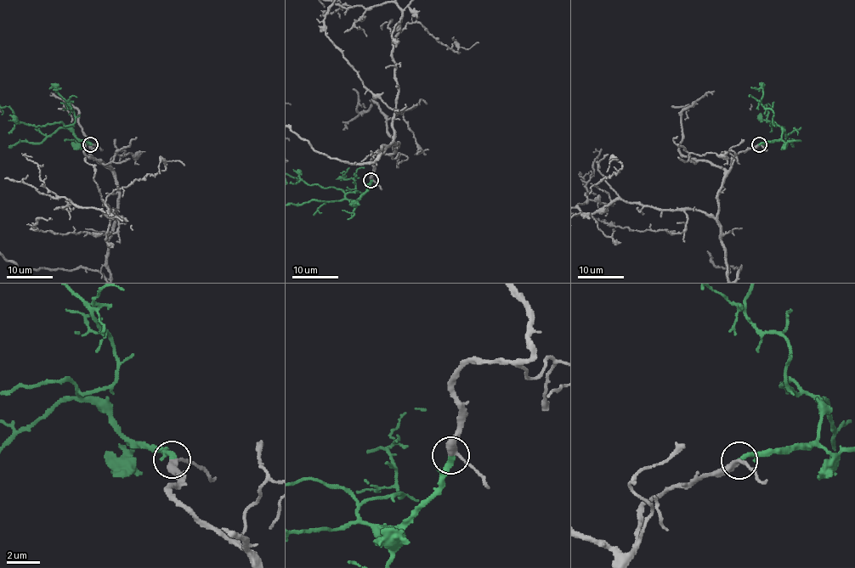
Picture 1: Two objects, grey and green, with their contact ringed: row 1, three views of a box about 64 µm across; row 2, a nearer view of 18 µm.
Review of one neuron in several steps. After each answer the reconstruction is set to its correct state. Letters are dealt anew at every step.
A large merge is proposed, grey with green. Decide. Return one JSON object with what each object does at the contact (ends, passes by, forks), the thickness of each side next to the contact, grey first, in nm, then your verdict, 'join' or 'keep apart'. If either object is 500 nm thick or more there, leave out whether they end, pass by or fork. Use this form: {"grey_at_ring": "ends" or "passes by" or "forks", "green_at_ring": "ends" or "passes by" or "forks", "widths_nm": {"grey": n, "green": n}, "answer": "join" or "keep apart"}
{"grey_at_ring": "passes by", "green_at_ring": "ends", "widths_nm": {"grey": 320, "green": 360}, "answer": "join"}

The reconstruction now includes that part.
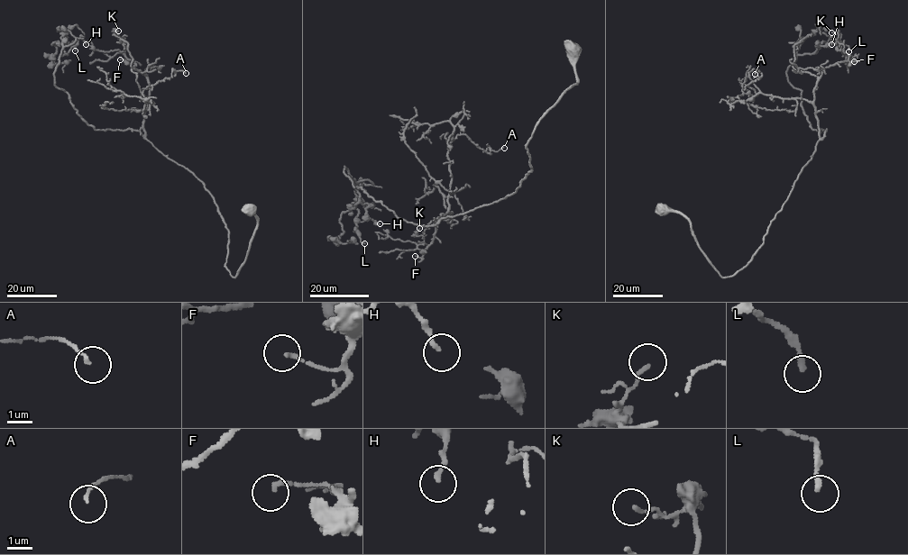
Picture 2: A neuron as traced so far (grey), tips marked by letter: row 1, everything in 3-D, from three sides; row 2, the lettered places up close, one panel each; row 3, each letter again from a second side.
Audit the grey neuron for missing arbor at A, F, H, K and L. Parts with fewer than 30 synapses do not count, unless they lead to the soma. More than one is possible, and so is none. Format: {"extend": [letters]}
{"extend": []}

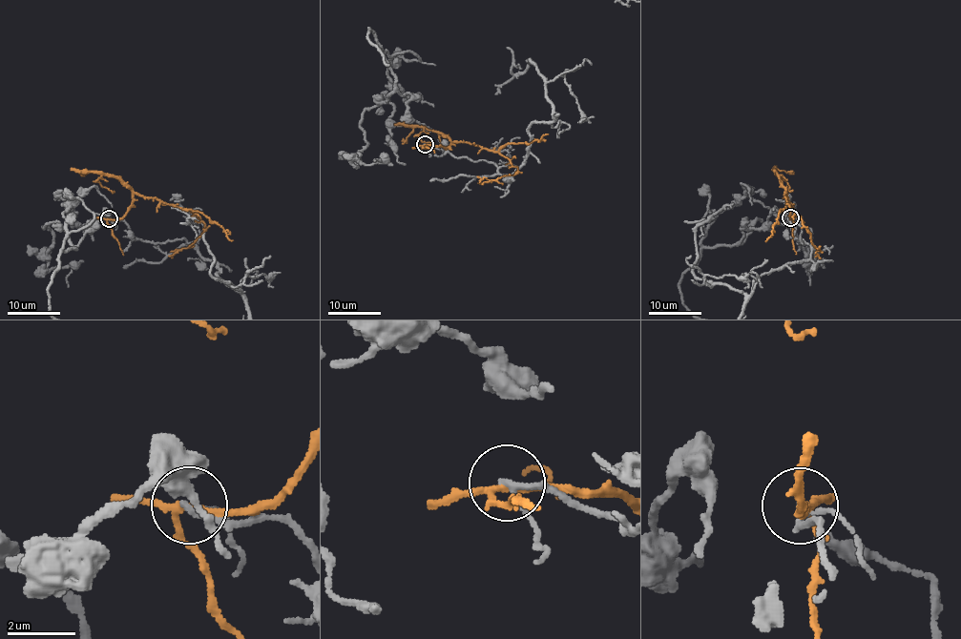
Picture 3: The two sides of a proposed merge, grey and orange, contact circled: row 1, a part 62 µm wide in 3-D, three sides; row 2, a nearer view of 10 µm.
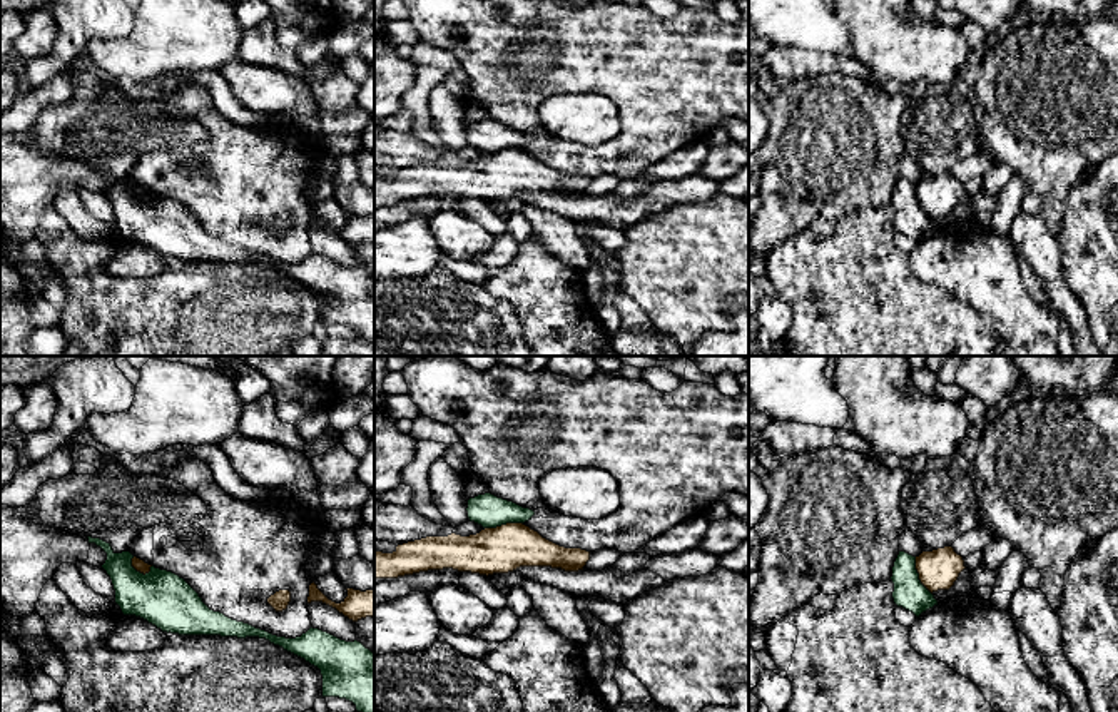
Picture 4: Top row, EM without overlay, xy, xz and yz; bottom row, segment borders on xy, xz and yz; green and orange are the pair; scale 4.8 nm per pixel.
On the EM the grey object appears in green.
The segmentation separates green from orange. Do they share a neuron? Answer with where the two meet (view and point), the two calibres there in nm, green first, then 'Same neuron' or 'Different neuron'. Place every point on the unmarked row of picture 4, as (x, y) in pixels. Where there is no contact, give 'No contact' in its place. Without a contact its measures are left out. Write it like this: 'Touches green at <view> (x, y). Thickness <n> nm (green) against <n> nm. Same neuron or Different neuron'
Touches green at xz (503, 149). Thickness 160 nm (green) against 220 nm. Different neuron

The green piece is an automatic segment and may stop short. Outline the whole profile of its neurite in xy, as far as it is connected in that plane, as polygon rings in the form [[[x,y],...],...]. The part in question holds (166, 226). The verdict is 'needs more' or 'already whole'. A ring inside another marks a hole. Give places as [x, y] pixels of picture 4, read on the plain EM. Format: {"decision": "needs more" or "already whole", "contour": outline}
{"decision": "already whole", "contour": [[[87,162],[89,169],[95,169],[107,179],[102,194],[112,206],[115,216],[115,229],[124,241],[135,241],[155,251],[162,257],[179,261],[221,261],[221,262],[259,262],[274,271],[304,284],[318,292],[323,301],[323,323],[339,323],[353,328],[358,338],[374,344],[374,279],[361,267],[346,267],[319,254],[309,254],[296,264],[272,261],[249,249],[232,246],[221,237],[211,236],[199,219],[179,201],[150,192],[149,199],[140,199],[132,192],[134,181],[130,177],[115,179],[110,169]]]}

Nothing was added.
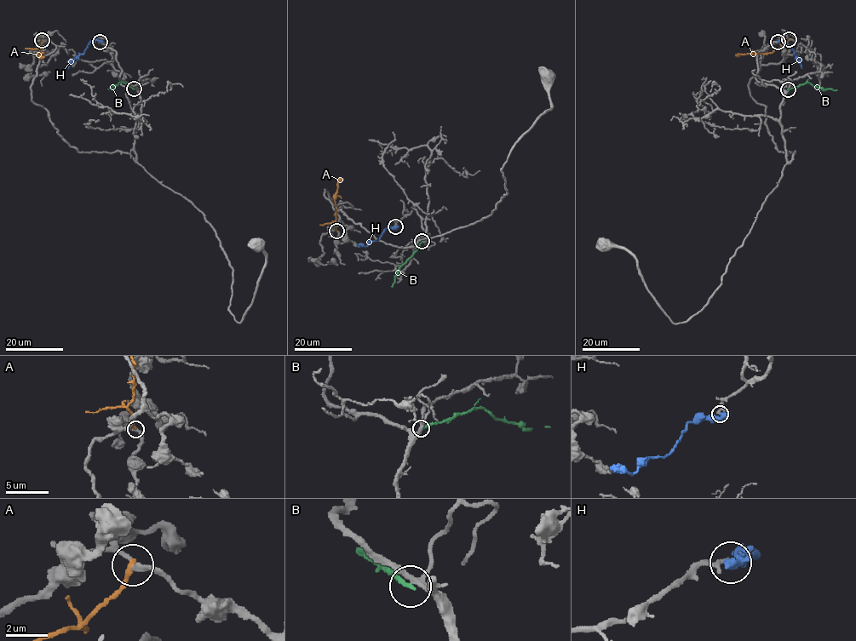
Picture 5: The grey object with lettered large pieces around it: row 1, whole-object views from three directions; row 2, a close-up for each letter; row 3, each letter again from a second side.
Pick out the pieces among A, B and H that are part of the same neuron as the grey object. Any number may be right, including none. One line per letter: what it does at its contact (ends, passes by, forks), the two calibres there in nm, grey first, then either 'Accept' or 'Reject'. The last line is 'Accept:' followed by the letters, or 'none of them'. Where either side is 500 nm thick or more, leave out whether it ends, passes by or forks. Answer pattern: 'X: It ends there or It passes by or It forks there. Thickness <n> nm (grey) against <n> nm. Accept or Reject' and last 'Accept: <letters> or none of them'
A: It ends there. Thickness 300 nm (grey) against 240 nm. Reject
B: It ends there. Thickness 240 nm (grey) against 240 nm. Reject
H: Thickness 200 nm (grey) against 550 nm. Reject
Accept: none of them

